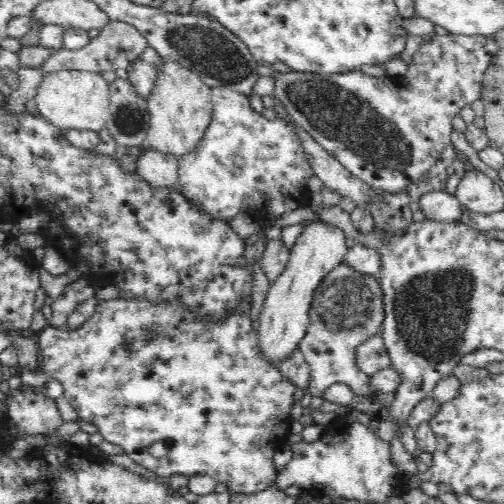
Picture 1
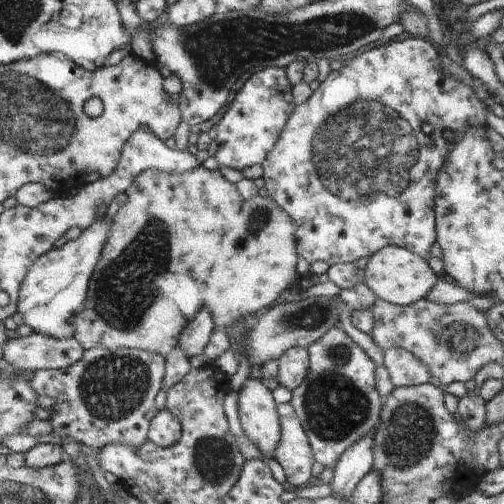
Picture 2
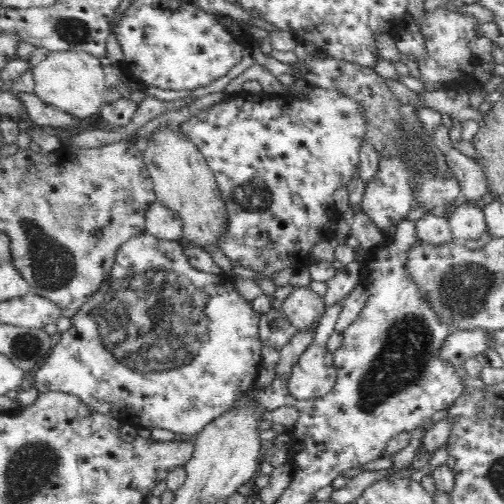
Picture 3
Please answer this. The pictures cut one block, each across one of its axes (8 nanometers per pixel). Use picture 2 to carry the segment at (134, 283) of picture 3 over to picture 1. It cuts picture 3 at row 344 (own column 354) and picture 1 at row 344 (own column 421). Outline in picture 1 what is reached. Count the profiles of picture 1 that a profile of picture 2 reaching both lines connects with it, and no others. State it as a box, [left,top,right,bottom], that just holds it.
[38,298,298,494]

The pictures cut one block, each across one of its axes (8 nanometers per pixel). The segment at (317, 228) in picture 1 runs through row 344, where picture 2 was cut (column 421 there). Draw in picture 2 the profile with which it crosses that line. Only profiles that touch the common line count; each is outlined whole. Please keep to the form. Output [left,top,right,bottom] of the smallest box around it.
[363,246,437,306]

